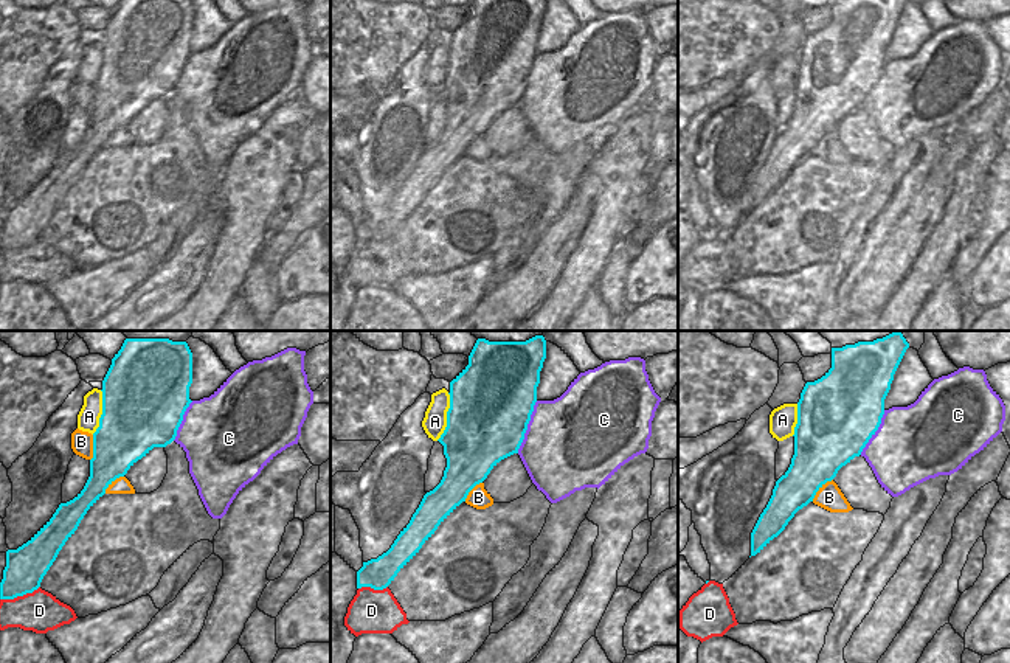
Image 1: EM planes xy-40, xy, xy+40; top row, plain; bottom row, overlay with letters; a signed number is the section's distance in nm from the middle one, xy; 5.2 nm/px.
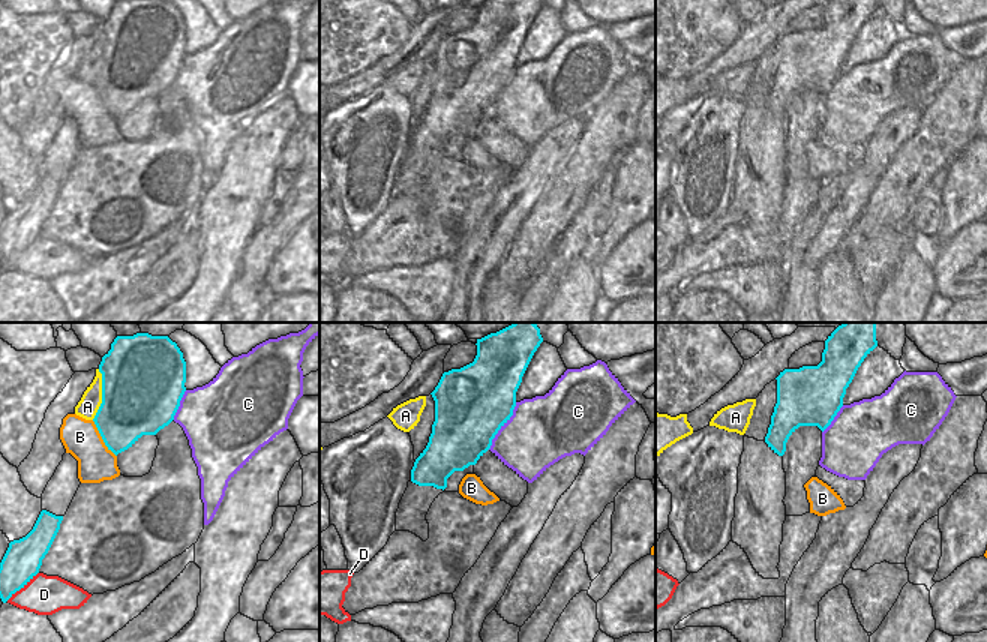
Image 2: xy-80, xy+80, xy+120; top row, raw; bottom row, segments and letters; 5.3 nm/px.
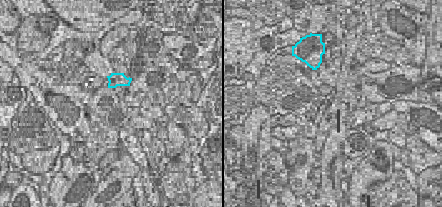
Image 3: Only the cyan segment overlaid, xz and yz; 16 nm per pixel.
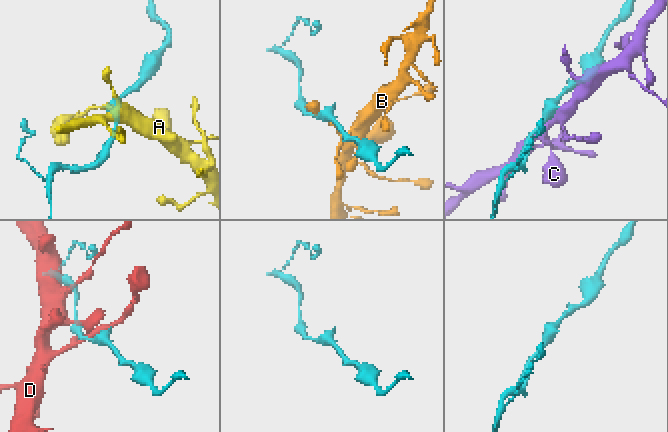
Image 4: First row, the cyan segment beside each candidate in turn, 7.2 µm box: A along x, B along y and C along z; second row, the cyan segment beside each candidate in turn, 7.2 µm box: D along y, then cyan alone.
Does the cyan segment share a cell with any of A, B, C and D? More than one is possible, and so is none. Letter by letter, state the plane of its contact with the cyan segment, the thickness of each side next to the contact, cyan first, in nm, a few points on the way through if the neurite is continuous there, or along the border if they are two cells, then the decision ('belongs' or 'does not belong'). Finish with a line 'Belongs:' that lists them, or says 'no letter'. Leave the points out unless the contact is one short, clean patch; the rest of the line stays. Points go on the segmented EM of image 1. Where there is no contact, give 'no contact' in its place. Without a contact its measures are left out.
A: meets cyan in xy; 440 nm thick on the cyan side, 120 nm on the other; does not belong
B: meets cyan in xy+40; 300 nm thick on the cyan side, 130 nm on the other; border along xy+40 (832, 479), (812, 500); does not belong
C: meets cyan in xy; 440 nm thick on the cyan side, 480 nm on the other; does not belong
D: meets cyan in xy-40; 200 nm thick on the cyan side, 200 nm on the other; does not belong
Belongs: no letter

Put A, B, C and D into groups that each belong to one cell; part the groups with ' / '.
A / B / C / D

